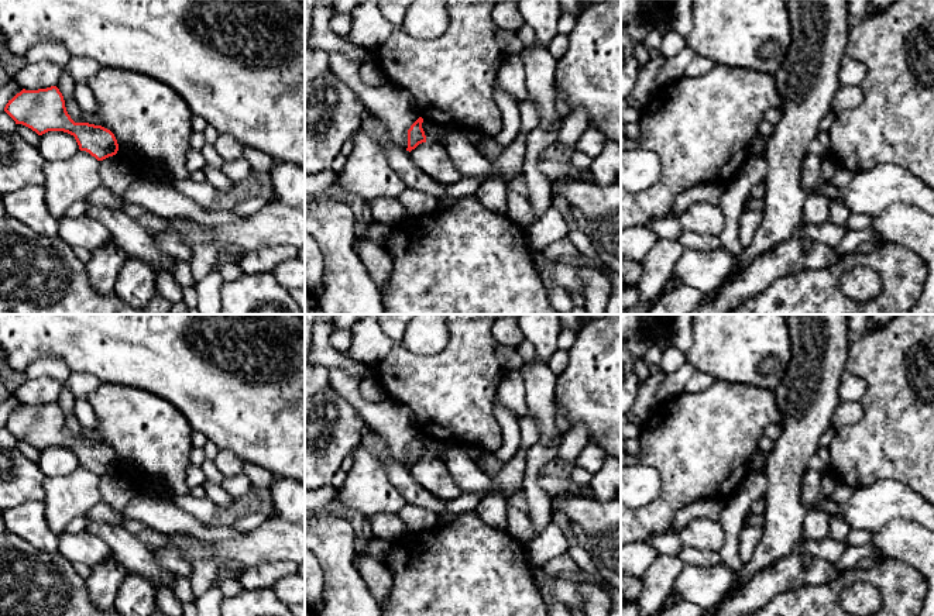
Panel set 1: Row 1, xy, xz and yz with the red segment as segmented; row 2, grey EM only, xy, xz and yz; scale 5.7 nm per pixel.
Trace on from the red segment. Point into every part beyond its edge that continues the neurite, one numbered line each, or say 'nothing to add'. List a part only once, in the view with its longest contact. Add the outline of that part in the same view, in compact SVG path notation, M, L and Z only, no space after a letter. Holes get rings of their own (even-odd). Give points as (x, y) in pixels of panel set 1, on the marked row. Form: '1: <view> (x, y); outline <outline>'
nothing to add

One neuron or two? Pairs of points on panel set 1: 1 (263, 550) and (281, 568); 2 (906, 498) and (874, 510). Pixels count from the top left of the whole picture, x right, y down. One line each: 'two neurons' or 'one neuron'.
1: two neurons
2: one neuron

